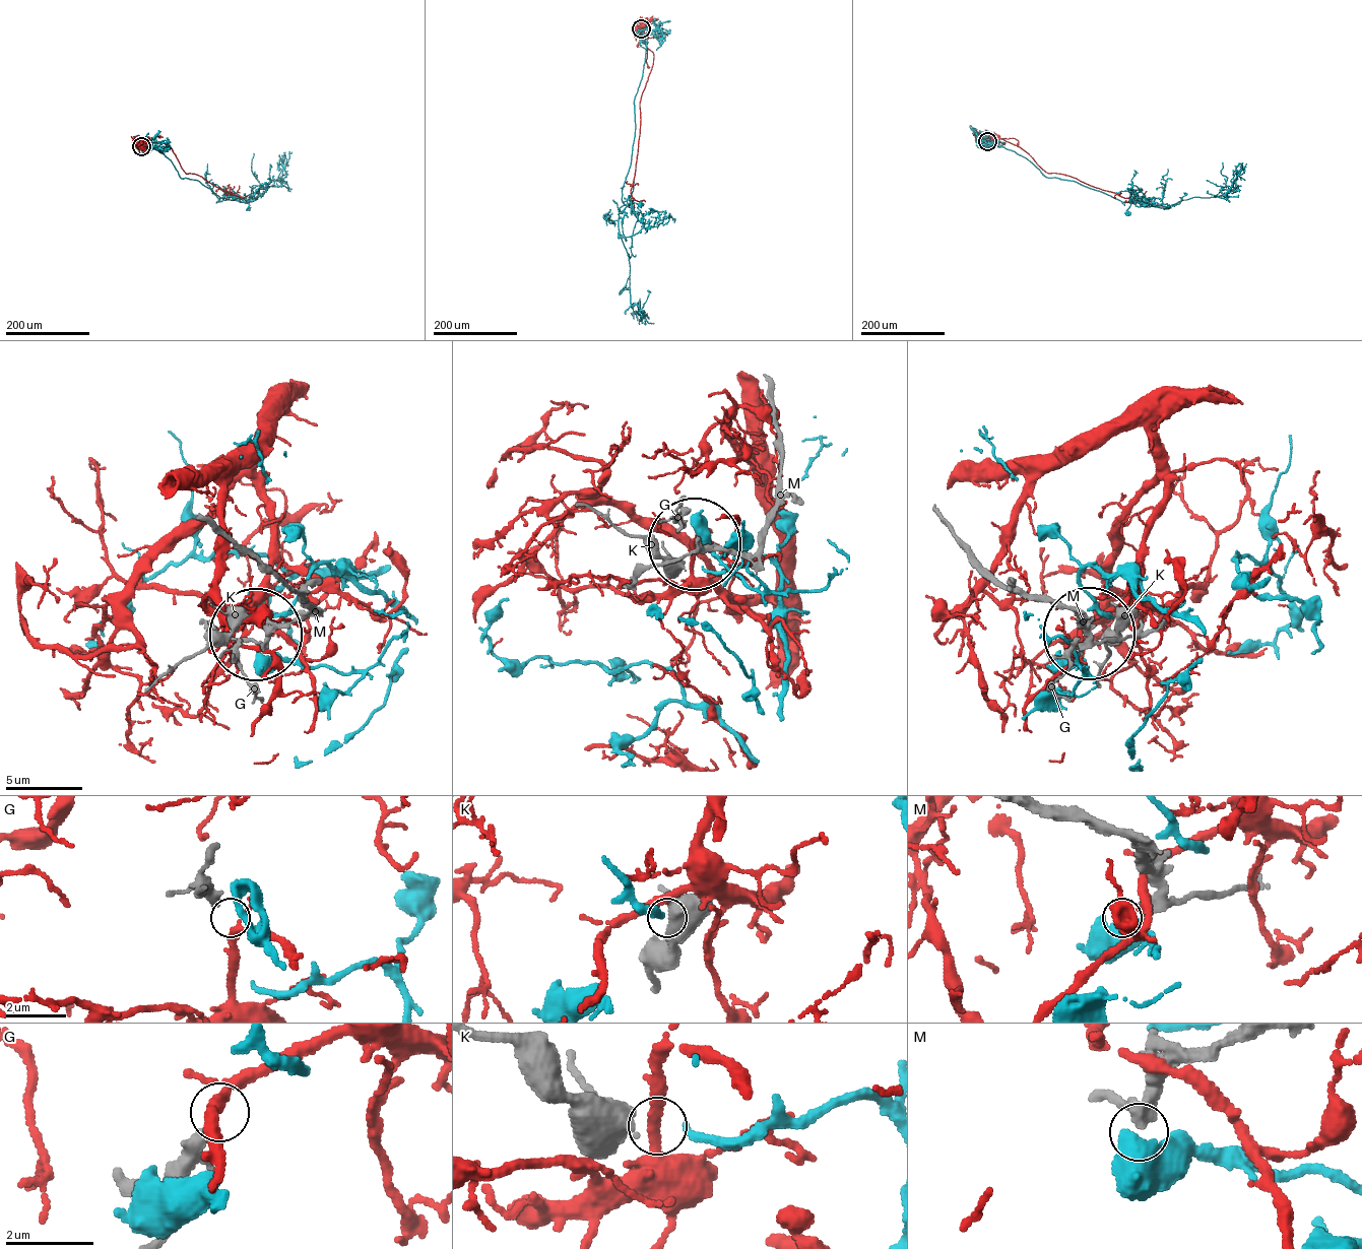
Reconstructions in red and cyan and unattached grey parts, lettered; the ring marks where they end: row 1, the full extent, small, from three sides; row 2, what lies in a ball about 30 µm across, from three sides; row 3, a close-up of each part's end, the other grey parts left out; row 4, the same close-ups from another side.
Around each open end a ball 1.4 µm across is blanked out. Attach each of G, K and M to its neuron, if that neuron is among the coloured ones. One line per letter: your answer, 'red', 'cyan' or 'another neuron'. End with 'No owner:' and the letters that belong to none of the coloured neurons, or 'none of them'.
G: red
K: cyan
M: another neuron
No owner: M

